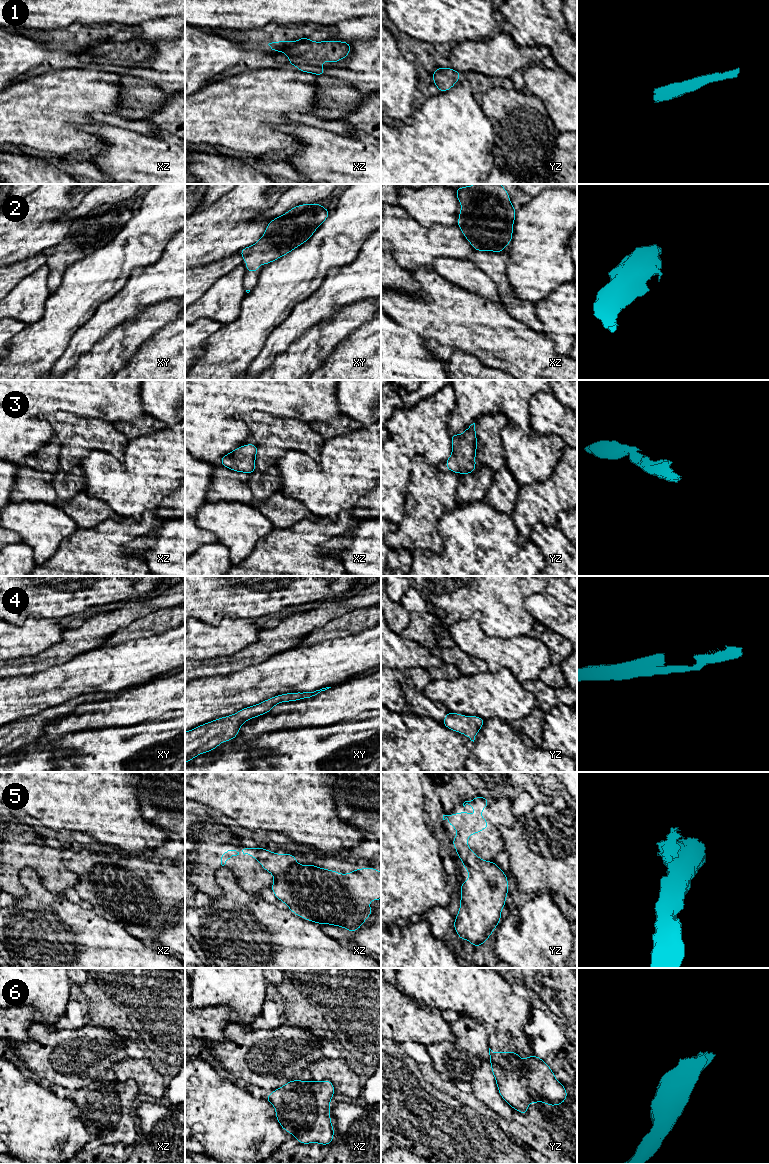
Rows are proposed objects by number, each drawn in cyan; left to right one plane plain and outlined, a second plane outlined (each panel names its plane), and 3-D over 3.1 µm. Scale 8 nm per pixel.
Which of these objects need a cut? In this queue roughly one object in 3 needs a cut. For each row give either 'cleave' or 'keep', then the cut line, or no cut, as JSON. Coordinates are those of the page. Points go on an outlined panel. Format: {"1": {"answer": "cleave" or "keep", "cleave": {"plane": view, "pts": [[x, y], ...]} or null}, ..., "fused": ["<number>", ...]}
{"1": {"answer": "keep", "cleave": null}, "2": {"answer": "keep", "cleave": null}, "3": {"answer": "keep", "cleave": null}, "4": {"answer": "keep", "cleave": null}, "5": {"answer": "cleave", "cleave": {"plane": "yz", "pts": [[470, 850], [464, 866]]}}, "6": {"answer": "keep", "cleave": null}, "fused": ["5"]}

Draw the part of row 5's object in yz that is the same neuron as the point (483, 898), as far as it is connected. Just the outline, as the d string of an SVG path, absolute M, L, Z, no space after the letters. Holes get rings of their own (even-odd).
M470 851L464 867L470 878L460 884L463 893L453 926L462 941L467 939L477 948L488 940L501 921L501 910L506 905L509 884L506 873L494 861L481 860L474 851Z

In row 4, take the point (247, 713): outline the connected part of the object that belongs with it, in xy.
M331 687L314 692L294 692L276 695L257 705L245 707L233 715L212 720L185 732L185 764L201 753L216 749L222 742L236 738L242 724L259 715L267 714L275 705L282 702L298 701L317 695Z

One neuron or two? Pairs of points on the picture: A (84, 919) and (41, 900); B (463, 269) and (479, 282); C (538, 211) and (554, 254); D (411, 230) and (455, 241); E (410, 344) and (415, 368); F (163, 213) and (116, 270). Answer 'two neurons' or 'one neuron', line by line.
A: one neuron
B: one neuron
C: one neuron
D: one neuron
E: one neuron
F: one neuron

